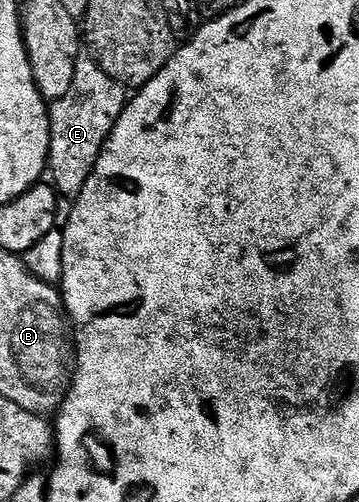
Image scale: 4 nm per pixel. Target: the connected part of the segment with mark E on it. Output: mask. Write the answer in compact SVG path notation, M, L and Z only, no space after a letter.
M83 52L78 56L72 87L64 98L51 103L50 146L48 172L50 182L61 197L73 198L92 174L92 167L103 148L104 142L111 134L120 114L126 107L128 92L125 85L117 83L106 75L103 68L95 62L94 57Z

